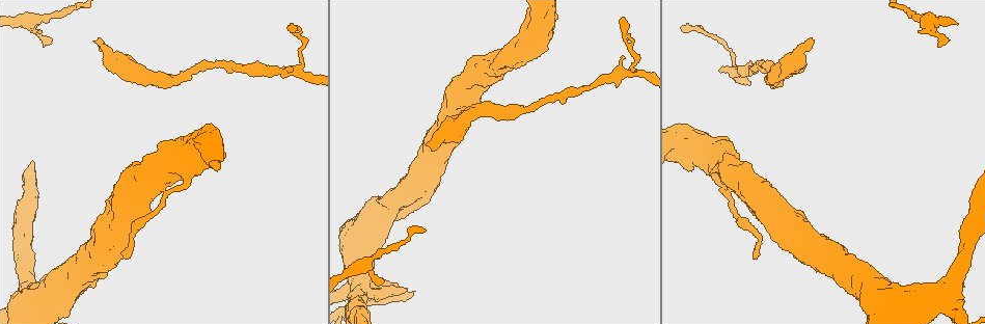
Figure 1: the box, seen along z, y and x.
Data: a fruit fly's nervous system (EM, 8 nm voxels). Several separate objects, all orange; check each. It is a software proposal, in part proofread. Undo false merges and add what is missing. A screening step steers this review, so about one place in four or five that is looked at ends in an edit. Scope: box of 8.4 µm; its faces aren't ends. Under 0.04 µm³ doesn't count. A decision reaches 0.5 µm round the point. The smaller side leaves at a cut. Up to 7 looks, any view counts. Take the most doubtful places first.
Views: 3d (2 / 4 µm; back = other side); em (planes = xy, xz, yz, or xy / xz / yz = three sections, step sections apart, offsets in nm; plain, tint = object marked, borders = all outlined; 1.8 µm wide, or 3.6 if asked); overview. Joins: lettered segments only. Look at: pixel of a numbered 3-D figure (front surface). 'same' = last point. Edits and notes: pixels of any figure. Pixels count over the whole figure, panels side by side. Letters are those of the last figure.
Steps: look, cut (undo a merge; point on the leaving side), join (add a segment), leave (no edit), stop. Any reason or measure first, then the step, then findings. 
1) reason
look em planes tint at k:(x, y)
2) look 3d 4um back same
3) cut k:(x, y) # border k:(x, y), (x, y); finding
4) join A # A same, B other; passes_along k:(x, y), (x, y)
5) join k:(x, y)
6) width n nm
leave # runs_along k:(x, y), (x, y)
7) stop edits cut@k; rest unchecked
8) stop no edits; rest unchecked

an open end
look 3d 4um at 1:(808, 38)

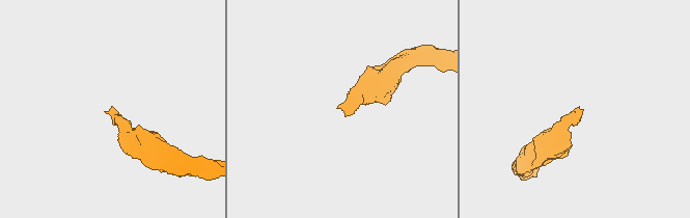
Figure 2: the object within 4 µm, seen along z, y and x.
shape alone is not enough
look em xy step 4 tint at 2:(111, 106)

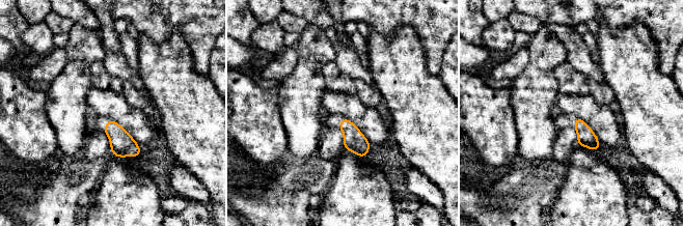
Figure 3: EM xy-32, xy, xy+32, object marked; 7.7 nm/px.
look em xz step 8 borders same

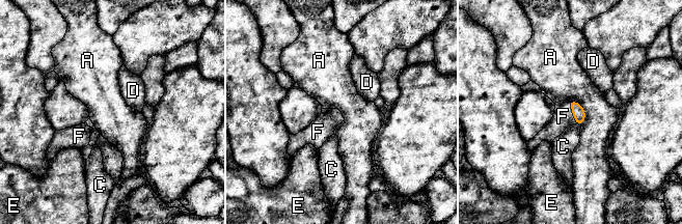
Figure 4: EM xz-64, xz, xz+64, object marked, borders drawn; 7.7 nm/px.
join F # A other, C other, D other, E other, F same; passes_along 4:(578, 112), (572, 112), (563, 116); it goes on there

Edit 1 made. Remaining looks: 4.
redraw
look overview

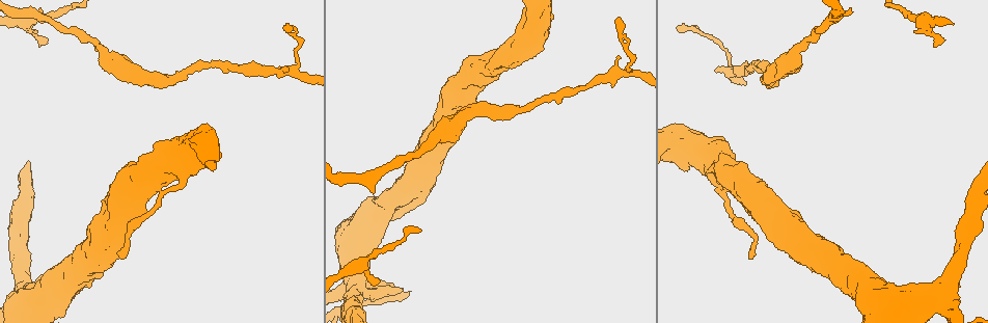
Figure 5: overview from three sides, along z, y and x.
look em planes borders at 5:(403, 288)

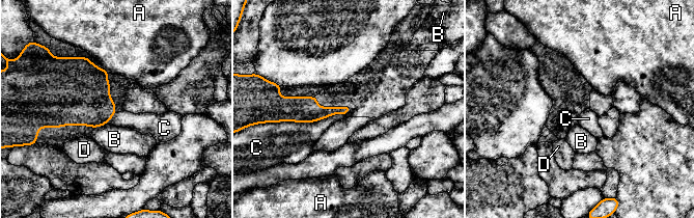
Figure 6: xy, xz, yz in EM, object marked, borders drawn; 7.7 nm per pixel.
leave # A other, B other, C other, D other; border 6:(344, 113), (313, 121), (278, 123); none of them fits

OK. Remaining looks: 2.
end of a long branch
look em planes tint at 5:(118, 257)

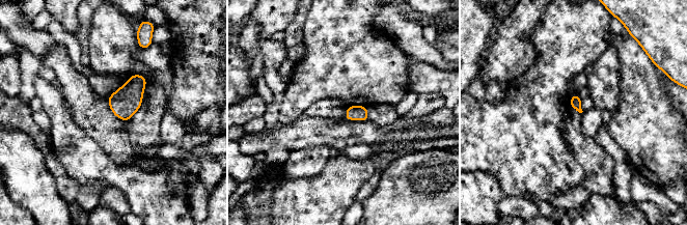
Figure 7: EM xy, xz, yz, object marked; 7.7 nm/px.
what lies round it
look em planes borders same

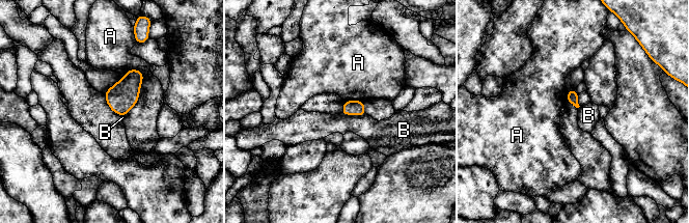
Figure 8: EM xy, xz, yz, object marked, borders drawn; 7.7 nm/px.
leave # A other, B other; border 8:(340, 113), (349, 115), (365, 114); no lettered segment goes on from it

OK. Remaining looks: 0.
stop edits join@4; rest unchecked

